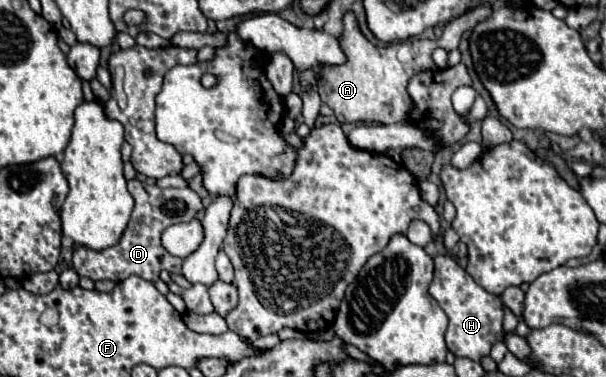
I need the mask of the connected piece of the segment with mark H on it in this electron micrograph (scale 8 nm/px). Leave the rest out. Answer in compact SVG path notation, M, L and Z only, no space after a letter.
M435 255L435 277L429 287L429 293L437 299L437 303L449 319L445 343L455 357L481 361L481 357L489 355L491 345L503 339L501 297L481 289L473 281L473 277L469 277L469 273L465 273L465 269L457 265L457 261L451 255Z

